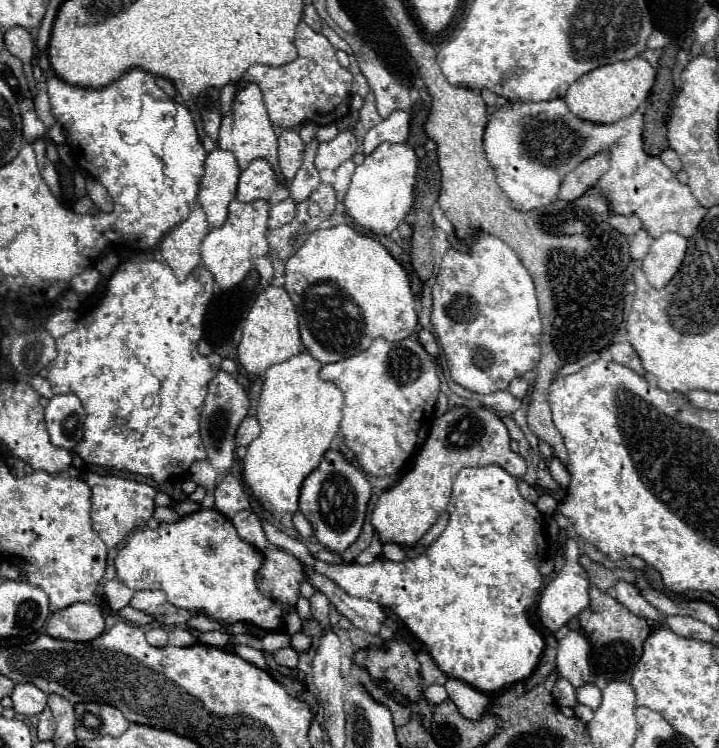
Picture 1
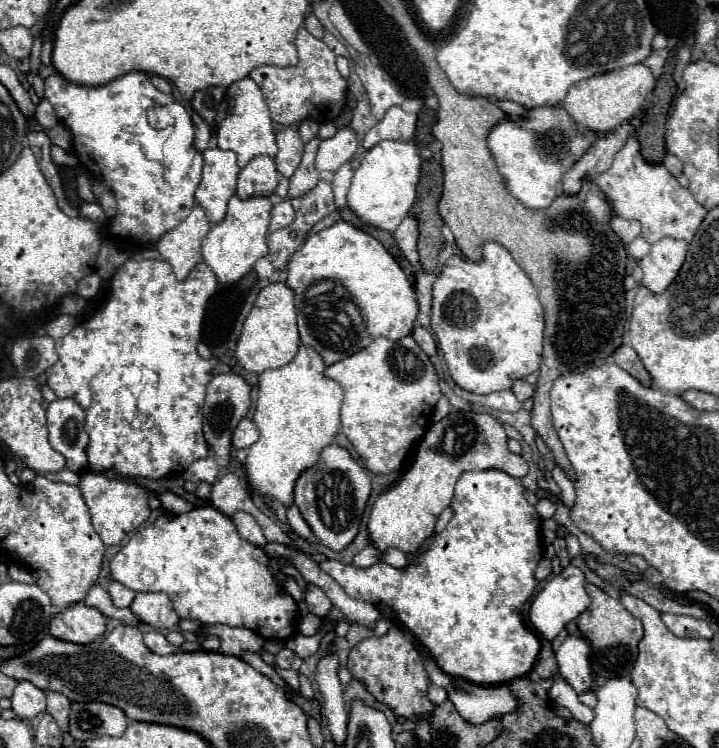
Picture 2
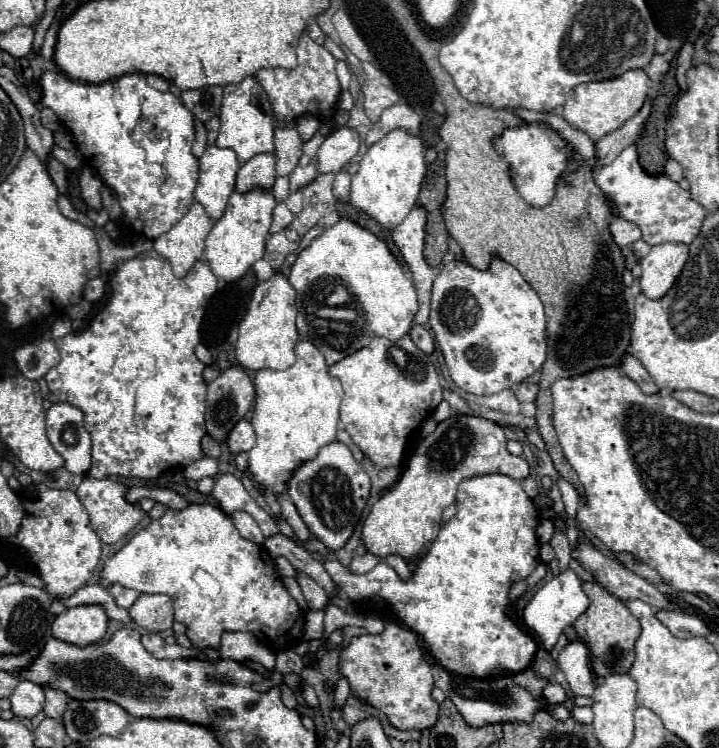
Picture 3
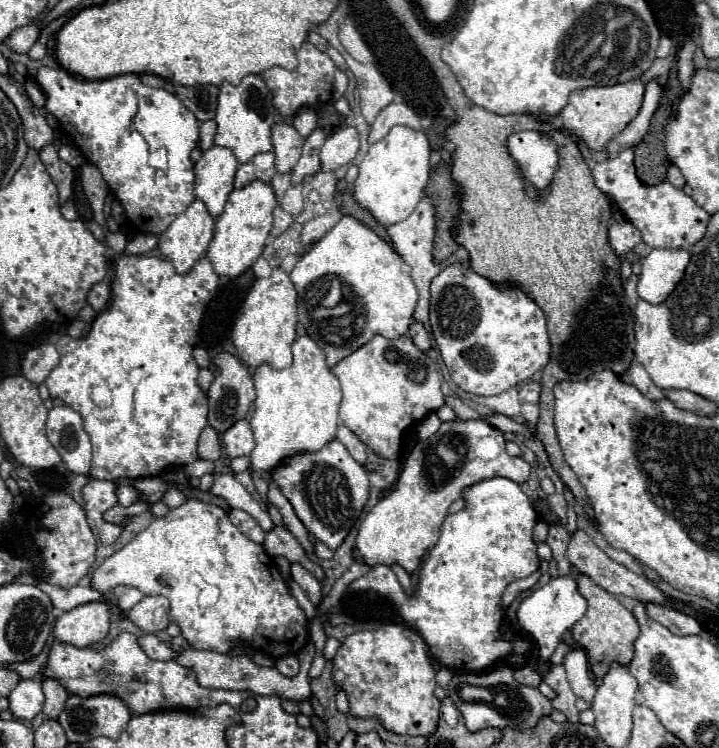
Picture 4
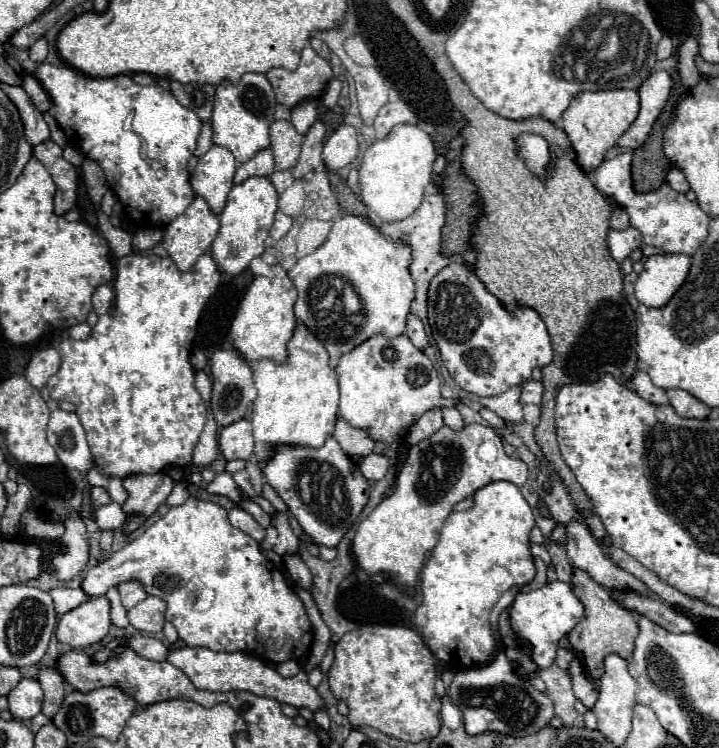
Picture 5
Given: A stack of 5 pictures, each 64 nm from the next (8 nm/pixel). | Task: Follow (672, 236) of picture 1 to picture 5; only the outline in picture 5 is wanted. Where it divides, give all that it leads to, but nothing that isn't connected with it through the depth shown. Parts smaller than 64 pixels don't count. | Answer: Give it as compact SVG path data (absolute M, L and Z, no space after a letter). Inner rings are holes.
M654 254L654 256L646 258L644 270L640 272L640 276L634 284L634 294L636 294L638 302L654 306L654 308L664 306L674 296L676 288L680 288L680 284L686 280L688 268L690 268L690 256L686 256L686 254Z

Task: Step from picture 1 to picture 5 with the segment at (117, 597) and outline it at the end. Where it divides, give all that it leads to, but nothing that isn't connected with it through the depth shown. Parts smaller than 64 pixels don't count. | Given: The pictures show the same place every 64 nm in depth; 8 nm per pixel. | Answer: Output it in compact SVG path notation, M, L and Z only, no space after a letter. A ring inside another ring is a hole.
M126 582L126 584L120 584L118 586L118 592L122 596L122 604L126 610L130 610L132 606L136 606L140 600L146 598L146 592L142 588L140 582Z

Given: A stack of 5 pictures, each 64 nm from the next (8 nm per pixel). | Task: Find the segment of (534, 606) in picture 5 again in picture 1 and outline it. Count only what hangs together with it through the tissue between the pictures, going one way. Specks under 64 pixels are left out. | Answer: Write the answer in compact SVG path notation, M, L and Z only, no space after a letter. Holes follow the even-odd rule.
M568 540L566 542L566 548L564 548L564 558L566 558L566 564L564 564L564 568L560 570L560 574L556 574L556 578L542 590L542 594L540 594L540 602L538 602L538 610L536 610L536 614L538 614L538 618L540 618L540 622L548 628L548 630L552 630L552 632L556 632L560 626L564 626L570 618L574 618L574 616L578 616L586 606L588 606L588 602L590 602L590 598L588 598L588 588L590 588L590 580L588 580L588 574L586 574L586 570L580 566L580 562L578 562L578 544L576 544L576 540Z

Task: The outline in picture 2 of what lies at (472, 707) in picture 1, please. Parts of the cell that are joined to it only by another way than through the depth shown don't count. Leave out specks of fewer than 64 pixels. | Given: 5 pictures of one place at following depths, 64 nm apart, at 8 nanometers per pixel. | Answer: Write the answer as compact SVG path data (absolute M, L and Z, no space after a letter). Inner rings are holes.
M452 680L452 684L446 686L446 692L460 716L472 724L482 724L492 716L514 712L518 704L508 684L478 686L468 680Z

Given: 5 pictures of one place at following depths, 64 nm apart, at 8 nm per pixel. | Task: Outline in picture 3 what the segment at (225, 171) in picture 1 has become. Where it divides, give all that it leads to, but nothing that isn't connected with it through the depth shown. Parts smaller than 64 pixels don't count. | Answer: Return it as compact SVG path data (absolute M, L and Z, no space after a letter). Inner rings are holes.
M210 146L200 158L200 178L194 198L204 204L208 216L216 222L224 214L226 202L234 192L236 172L240 164L236 154L228 148Z

